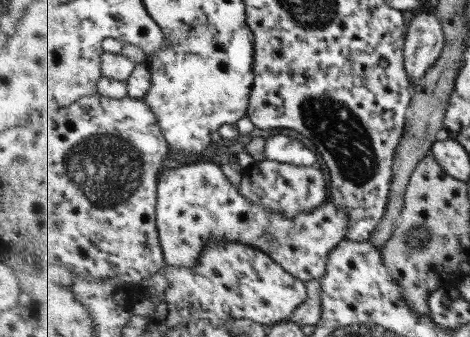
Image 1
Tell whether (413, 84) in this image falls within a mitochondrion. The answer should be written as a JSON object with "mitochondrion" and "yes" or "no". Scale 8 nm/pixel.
{"mitochondrion":"no"}

